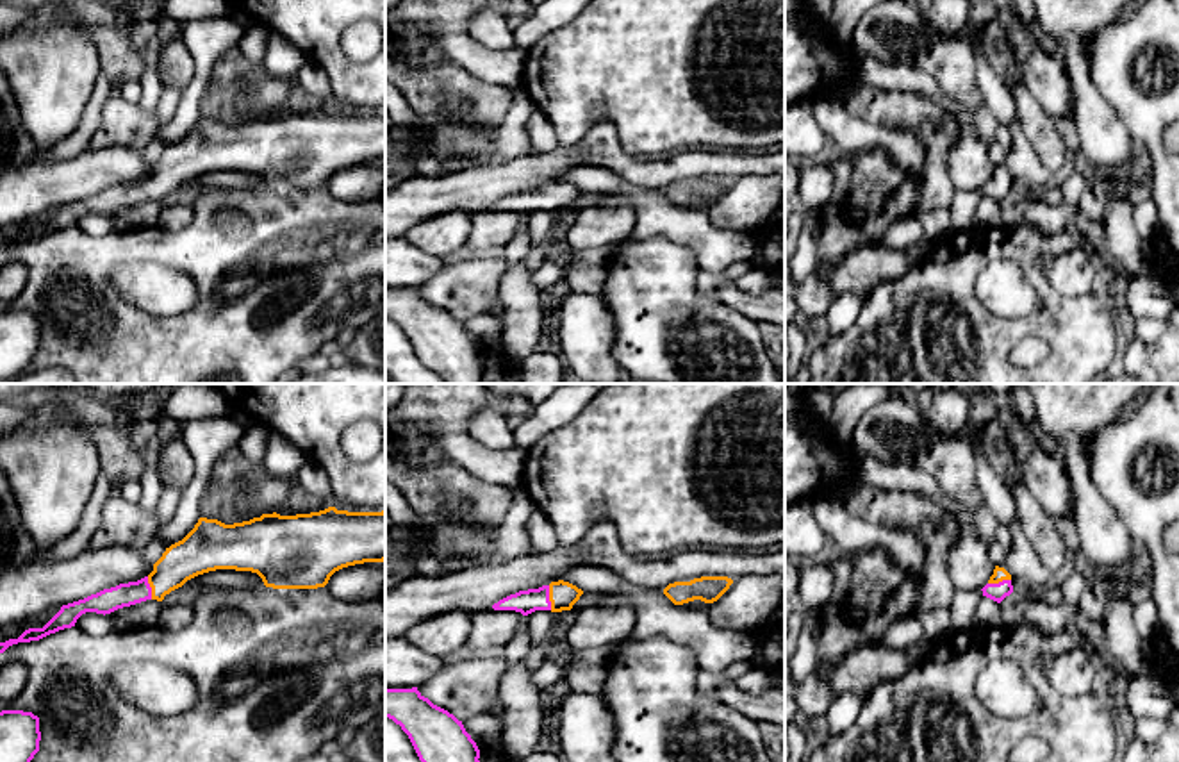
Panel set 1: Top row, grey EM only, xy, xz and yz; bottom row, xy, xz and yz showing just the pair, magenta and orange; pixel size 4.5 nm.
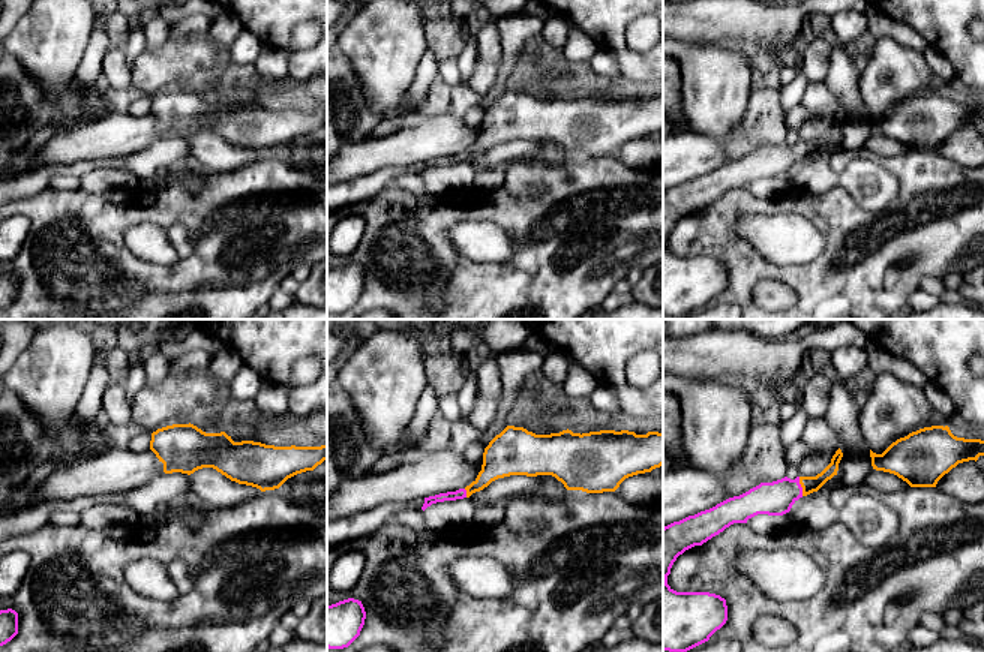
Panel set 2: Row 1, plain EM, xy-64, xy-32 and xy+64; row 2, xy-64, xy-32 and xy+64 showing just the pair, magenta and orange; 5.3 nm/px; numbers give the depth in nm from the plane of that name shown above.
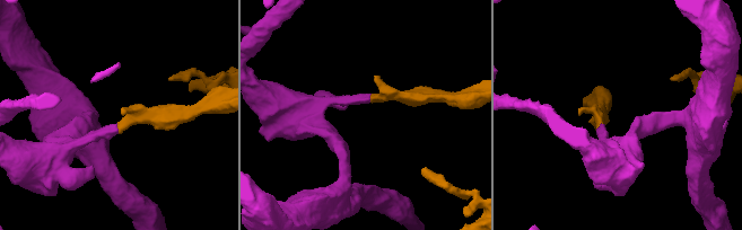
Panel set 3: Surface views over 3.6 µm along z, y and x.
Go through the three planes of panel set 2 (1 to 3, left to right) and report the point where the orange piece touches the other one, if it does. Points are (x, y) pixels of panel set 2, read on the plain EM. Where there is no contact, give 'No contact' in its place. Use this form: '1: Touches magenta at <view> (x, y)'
1: No contact
2: Touches magenta at xy-32 (465, 158)
3: Touches magenta at xy+64 (800, 150)

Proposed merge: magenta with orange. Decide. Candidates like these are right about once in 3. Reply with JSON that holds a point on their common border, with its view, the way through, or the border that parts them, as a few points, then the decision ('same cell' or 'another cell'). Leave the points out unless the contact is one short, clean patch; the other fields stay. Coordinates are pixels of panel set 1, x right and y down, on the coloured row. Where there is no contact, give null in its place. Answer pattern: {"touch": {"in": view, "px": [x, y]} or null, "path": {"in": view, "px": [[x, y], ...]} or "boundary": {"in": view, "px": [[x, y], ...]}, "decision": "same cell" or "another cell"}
{"touch": {"in": "xz", "px": [548, 598]}, "path": {"in": "xz", "px": [[525, 602], [548, 598], [562, 595]]}, "decision": "same cell"}

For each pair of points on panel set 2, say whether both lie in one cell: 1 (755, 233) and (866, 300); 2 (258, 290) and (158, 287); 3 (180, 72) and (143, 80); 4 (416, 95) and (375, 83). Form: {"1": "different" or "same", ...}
{"1": "different", "2": "same", "3": "same", "4": "different"}

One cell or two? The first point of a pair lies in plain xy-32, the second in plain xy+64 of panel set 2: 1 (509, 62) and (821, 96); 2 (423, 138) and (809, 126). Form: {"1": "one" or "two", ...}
{"1": "two", "2": "two"}

